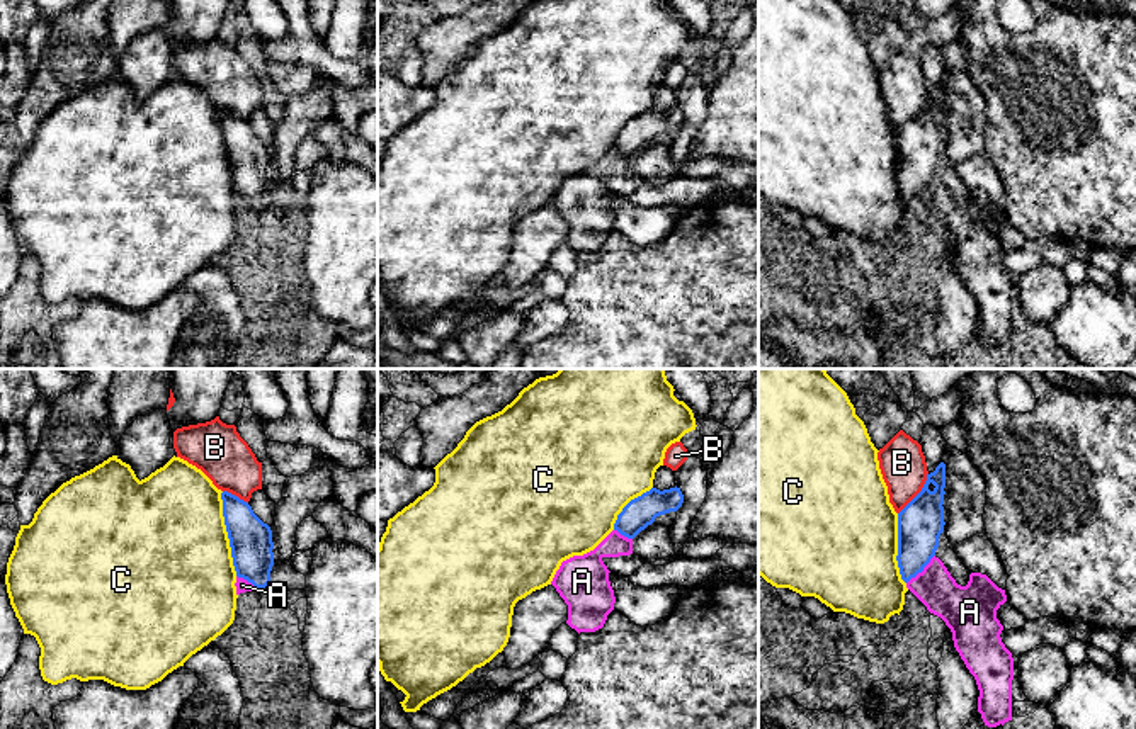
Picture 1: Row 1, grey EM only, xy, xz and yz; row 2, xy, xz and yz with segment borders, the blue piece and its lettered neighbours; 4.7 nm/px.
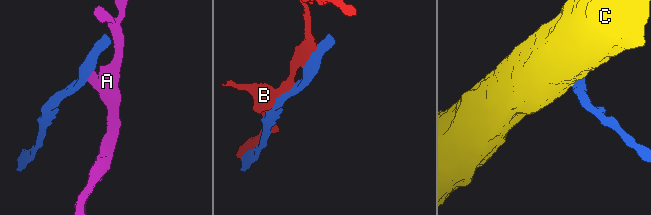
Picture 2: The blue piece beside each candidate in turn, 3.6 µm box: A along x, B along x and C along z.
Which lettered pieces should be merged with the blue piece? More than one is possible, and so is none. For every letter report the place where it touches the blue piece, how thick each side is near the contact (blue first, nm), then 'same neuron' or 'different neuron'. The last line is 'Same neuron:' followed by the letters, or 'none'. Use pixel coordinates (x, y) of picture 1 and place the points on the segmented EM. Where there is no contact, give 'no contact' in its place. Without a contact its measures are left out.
A: yz (922, 570) | 220/200 nm | different neuron
B: yz (919, 493) | 220/220 nm | different neuron
C: xy (228, 534) | 200/480 nm | different neuron
Same neuron: none

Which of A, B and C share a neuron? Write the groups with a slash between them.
A / B / C

